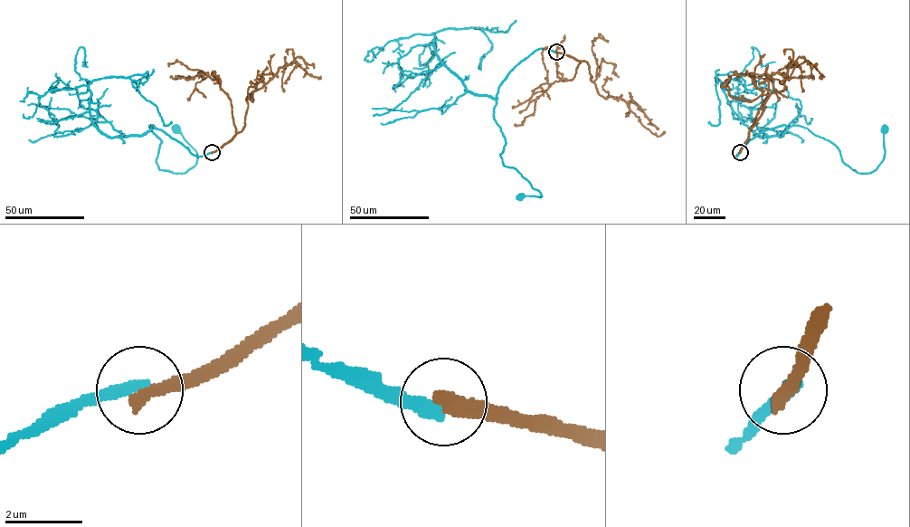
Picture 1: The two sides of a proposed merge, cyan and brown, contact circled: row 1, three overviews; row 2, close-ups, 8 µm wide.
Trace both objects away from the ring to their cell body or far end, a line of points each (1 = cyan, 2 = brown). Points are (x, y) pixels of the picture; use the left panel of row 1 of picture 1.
1: (212, 152), (194, 156), (149, 125), (161, 139), (161, 170), (184, 173), (197, 160), (176, 129)
2: (212, 152), (241, 130), (248, 108), (247, 97), (262, 88), (279, 67), (295, 61), (308, 73), (320, 76)

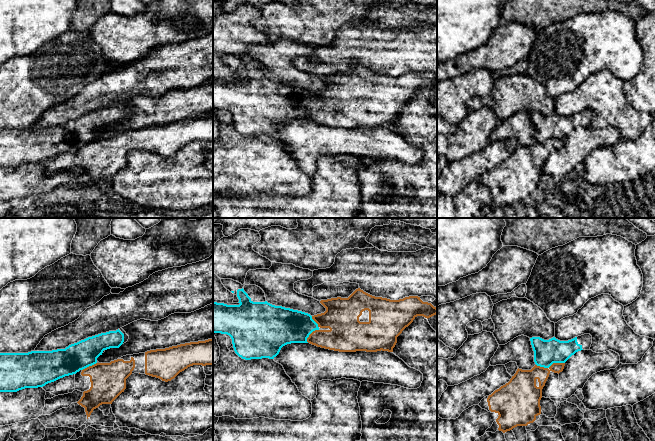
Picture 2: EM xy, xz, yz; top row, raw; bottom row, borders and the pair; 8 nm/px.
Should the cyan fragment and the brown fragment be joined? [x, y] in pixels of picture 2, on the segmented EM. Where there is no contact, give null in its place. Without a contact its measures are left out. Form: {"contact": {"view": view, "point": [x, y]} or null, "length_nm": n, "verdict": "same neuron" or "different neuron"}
{"contact": {"view": "yz", "point": [550, 365]}, "length_nm": 240, "verdict": "different neuron"}

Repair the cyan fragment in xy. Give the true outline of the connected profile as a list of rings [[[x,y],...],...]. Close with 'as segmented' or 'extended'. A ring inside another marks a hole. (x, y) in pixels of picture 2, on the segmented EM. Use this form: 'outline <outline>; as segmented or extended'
outline [[[120,328],[116,331],[101,333],[92,337],[88,337],[77,343],[71,344],[65,349],[57,349],[52,351],[31,351],[28,353],[0,353],[0,392],[17,392],[25,388],[43,387],[48,383],[54,382],[65,376],[73,375],[96,363],[97,358],[107,349],[119,348],[126,343],[129,336]]]; extended

